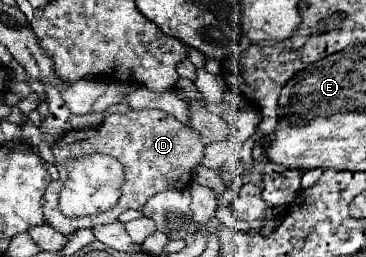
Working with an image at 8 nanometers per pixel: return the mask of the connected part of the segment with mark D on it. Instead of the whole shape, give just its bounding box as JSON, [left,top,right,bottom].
[44,109,204,235]

